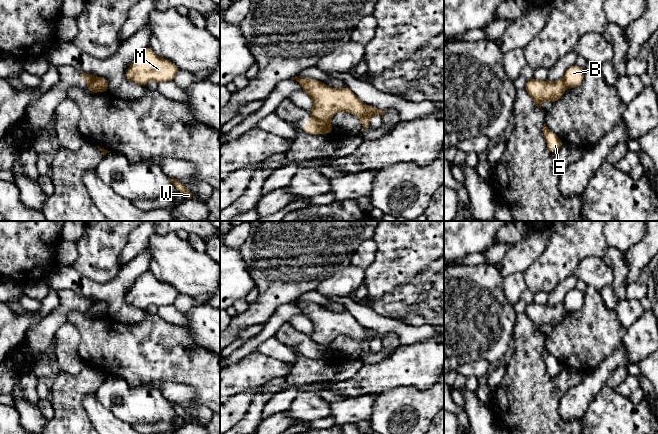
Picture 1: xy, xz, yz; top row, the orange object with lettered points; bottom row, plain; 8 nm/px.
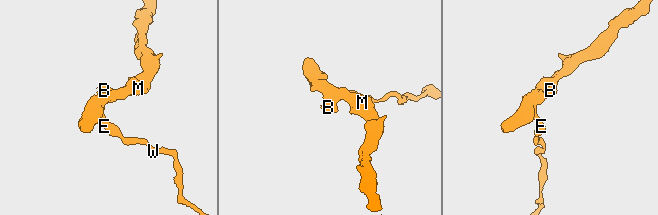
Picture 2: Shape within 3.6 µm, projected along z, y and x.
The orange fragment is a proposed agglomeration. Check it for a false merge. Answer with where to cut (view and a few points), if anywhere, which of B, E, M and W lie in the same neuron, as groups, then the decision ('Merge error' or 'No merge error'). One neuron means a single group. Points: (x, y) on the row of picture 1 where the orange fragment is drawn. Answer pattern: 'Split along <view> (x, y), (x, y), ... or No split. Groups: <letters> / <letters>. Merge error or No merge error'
Split along xz (312, 116), (329, 121). Groups: B / E M W. Merge error

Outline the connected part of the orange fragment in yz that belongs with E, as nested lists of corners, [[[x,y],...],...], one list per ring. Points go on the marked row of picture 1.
[[[544,124],[542,131],[547,143],[548,150],[551,153],[557,152],[562,147],[563,142],[554,132],[548,129],[546,124]]]

